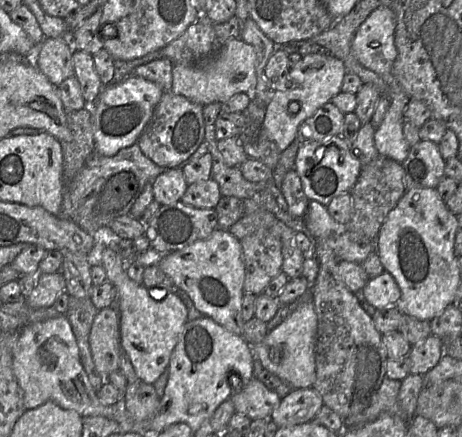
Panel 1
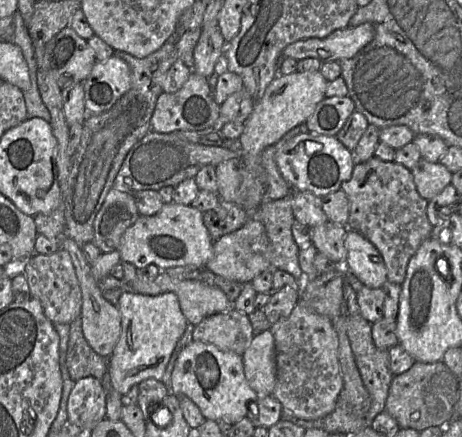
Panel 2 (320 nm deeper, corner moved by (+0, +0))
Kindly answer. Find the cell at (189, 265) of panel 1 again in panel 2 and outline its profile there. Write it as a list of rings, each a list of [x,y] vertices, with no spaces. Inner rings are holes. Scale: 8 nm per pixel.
[[[175,202],[164,203],[161,210],[151,216],[142,216],[123,233],[118,248],[121,262],[129,262],[137,269],[155,264],[161,270],[176,266],[205,268],[213,255],[213,240],[203,222],[203,212],[192,205],[181,205]]]

